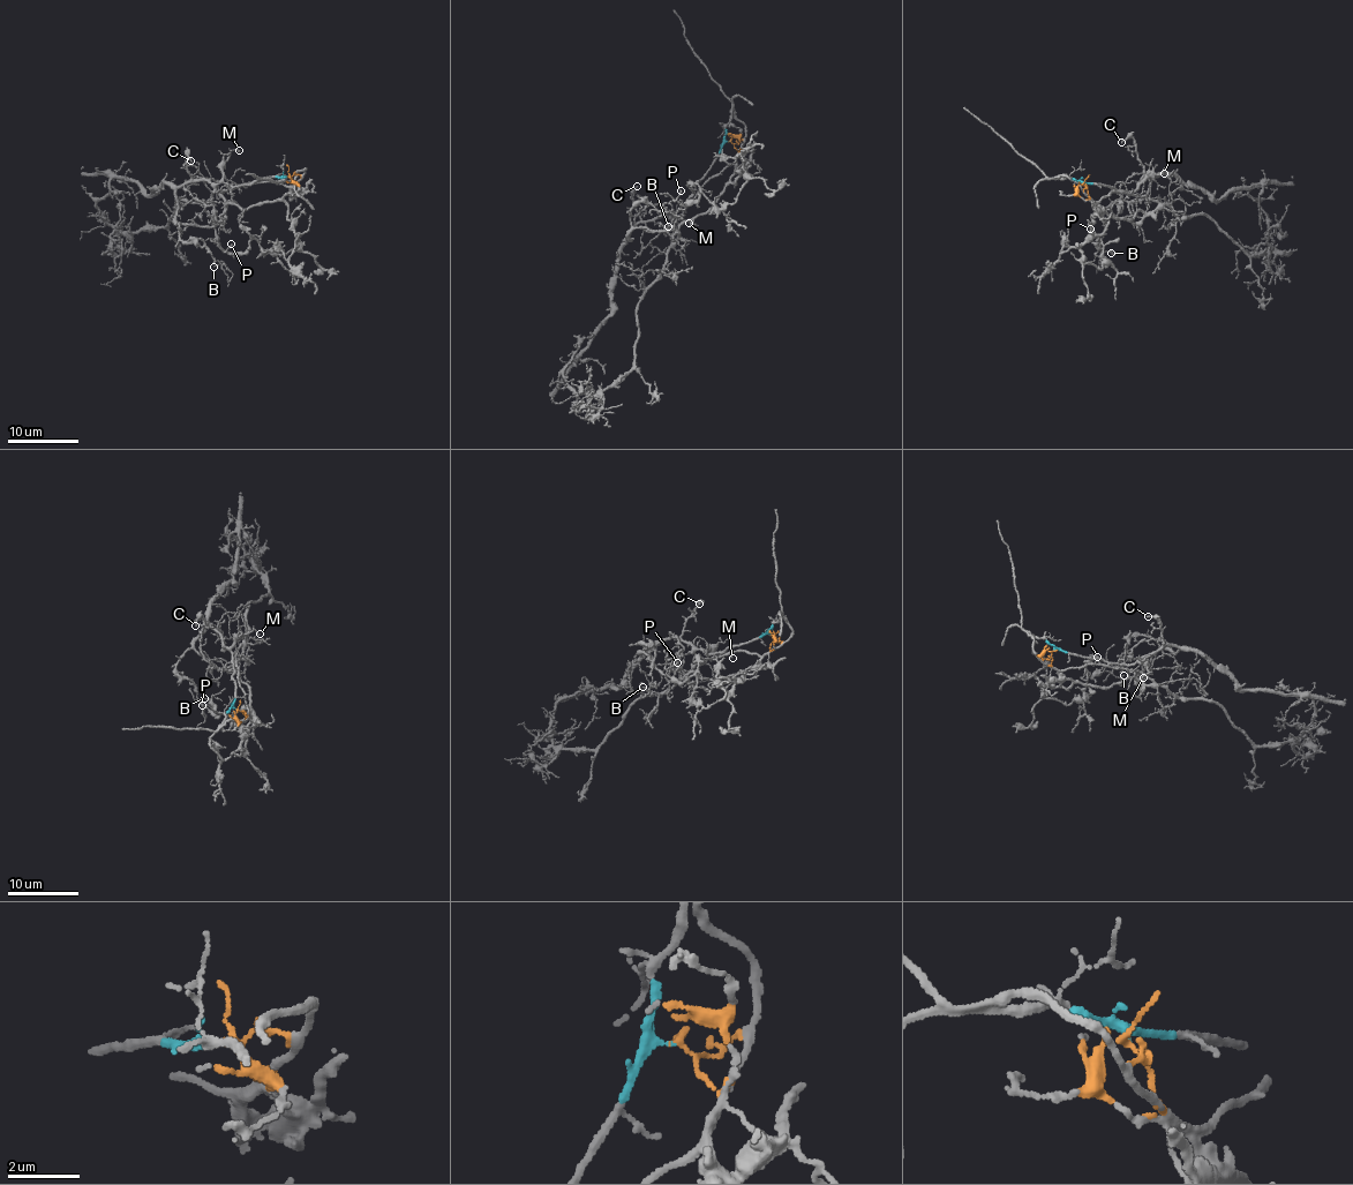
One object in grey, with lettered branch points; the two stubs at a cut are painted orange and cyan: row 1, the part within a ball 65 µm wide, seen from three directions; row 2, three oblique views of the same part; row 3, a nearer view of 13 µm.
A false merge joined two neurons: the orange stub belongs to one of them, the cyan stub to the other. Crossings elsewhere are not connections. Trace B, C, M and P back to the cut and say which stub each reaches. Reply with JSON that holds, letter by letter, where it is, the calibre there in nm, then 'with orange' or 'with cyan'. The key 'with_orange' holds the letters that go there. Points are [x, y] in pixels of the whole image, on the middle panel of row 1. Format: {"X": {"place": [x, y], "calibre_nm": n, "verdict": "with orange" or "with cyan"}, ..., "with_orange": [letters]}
{"B": {"place": [668, 226], "calibre_nm": 90, "verdict": "with cyan"}, "C": {"place": [637, 186], "calibre_nm": 130, "verdict": "with cyan"}, "M": {"place": [689, 223], "calibre_nm": 110, "verdict": "with cyan"}, "P": {"place": [681, 190], "calibre_nm": 110, "verdict": "with orange"}, "with_orange": ["P"]}

